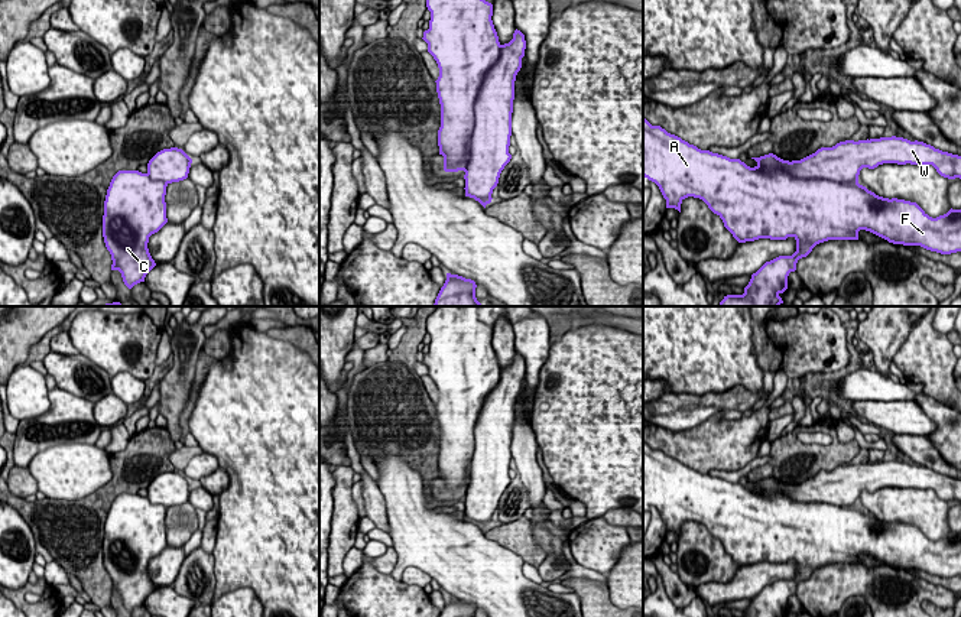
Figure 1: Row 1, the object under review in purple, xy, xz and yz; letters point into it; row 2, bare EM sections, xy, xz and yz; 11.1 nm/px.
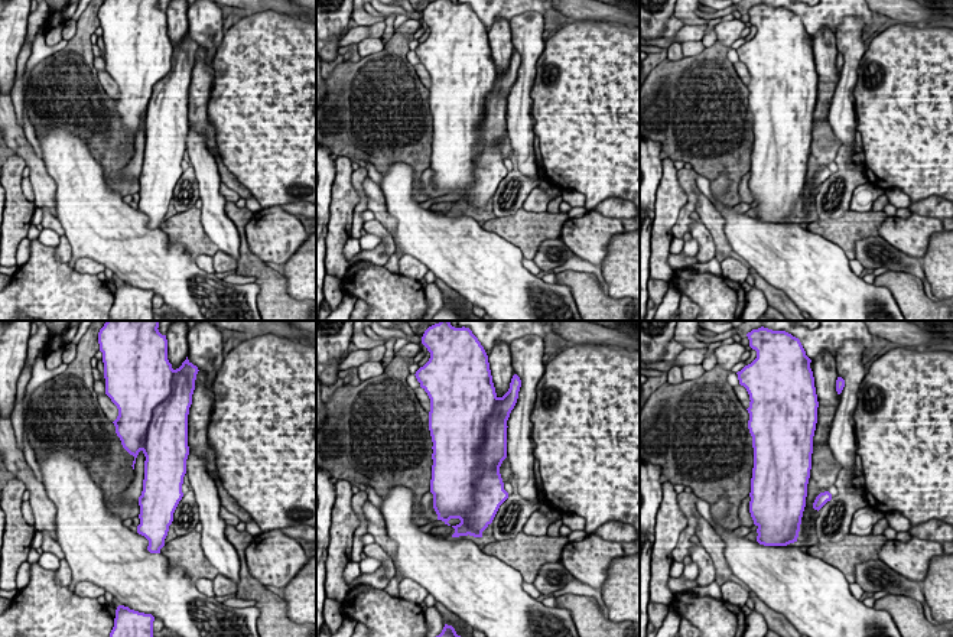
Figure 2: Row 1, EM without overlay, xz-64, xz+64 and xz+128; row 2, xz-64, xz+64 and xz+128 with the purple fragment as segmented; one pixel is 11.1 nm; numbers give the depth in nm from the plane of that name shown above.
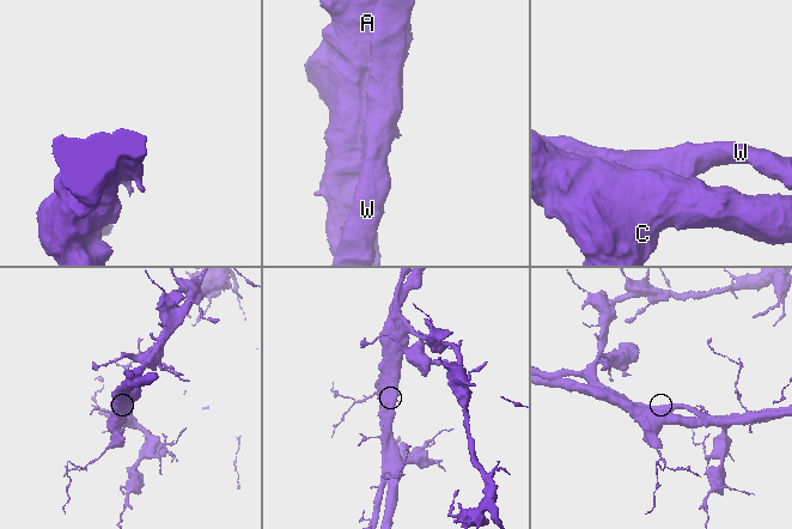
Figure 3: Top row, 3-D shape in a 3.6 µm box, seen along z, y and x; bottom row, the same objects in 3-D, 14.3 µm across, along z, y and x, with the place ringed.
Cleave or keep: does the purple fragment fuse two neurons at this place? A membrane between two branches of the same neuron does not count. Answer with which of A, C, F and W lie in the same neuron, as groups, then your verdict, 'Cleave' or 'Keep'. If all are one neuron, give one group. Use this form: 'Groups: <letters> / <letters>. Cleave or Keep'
Groups: A C F / W. Cleave

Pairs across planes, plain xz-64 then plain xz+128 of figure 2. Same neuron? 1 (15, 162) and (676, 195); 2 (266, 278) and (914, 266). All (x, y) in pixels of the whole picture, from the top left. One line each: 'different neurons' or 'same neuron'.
1: same neuron
2: different neurons

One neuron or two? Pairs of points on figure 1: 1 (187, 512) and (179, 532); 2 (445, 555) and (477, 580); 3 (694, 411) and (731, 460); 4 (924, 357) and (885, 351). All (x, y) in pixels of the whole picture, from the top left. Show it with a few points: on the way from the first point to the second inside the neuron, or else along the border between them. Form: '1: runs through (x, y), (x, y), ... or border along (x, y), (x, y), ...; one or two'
1: runs through (184, 516), (179, 528); one
2: runs through (453, 555), (470, 572); one
3: border along (714, 415), (690, 428), (669, 429); two
4: border along (914, 327), (892, 360); two

